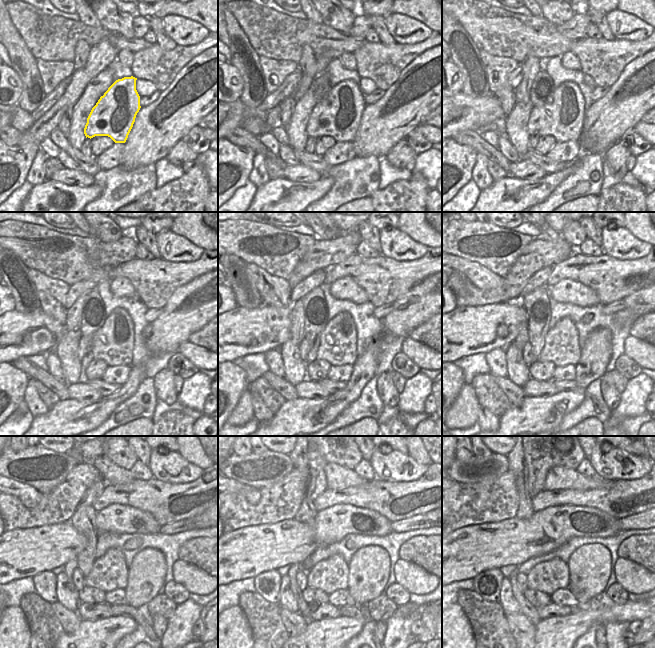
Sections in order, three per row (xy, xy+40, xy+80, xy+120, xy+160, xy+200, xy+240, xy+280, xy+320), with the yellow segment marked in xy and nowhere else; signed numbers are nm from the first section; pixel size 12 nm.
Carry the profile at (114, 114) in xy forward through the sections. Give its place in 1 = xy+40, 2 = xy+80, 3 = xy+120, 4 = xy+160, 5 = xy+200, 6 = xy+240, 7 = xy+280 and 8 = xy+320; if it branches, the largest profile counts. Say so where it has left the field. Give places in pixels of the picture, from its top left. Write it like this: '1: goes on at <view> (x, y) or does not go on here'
1: goes on at xy+40 (338, 115)
2: goes on at xy+80 (563, 118)
3: goes on at xy+120 (113, 342)
4: goes on at xy+160 (338, 339)
5: goes on at xy+200 (561, 346)
6: goes on at xy+240 (109, 572)
7: goes on at xy+280 (331, 574)
8: goes on at xy+320 (548, 576)

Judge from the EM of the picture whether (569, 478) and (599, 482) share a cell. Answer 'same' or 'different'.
same

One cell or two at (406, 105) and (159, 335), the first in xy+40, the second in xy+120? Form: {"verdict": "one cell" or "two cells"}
{"verdict": "one cell"}

